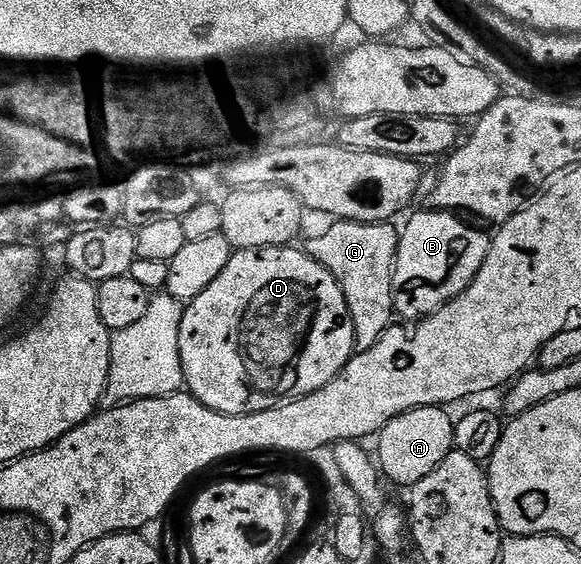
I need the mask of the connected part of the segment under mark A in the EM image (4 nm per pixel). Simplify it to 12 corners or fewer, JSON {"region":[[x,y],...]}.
{"region":[[424,406],[376,435],[386,479],[412,488],[453,453],[448,409]]}

